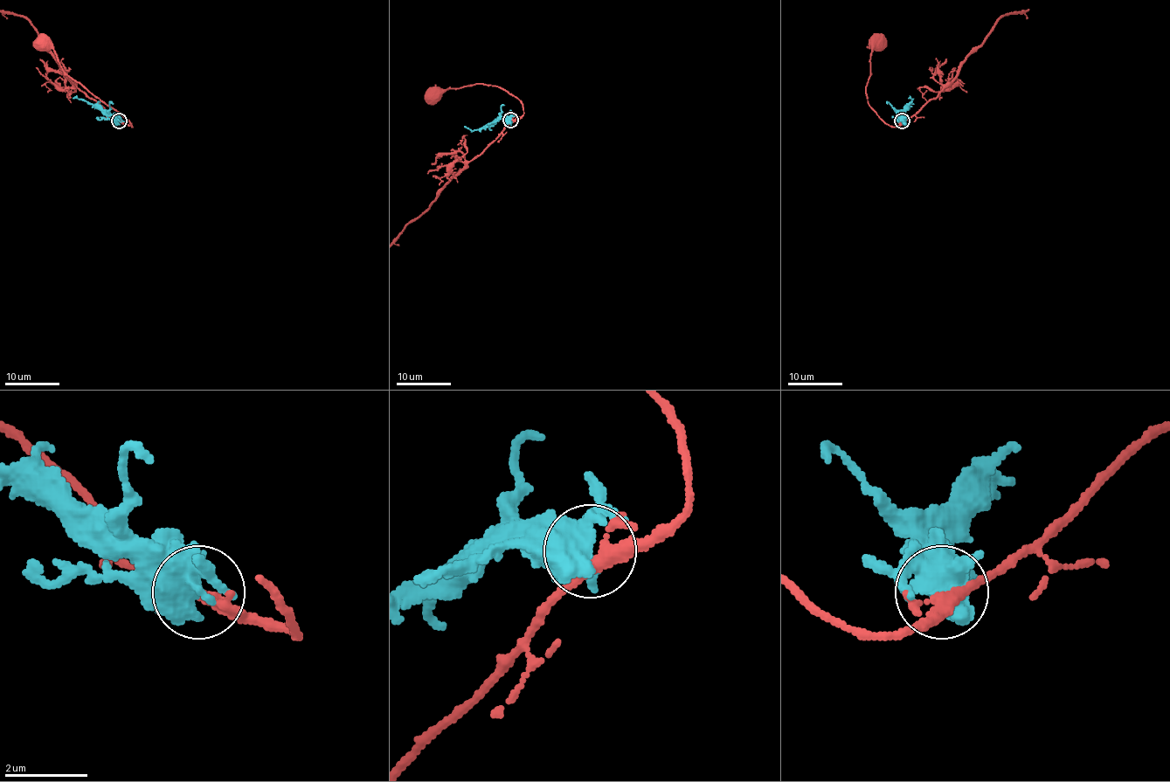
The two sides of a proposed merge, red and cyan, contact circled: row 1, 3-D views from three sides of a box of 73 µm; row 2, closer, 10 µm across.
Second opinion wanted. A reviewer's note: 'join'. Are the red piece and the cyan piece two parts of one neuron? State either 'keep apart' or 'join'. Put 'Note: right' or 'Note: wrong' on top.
Note: wrong
keep apart

